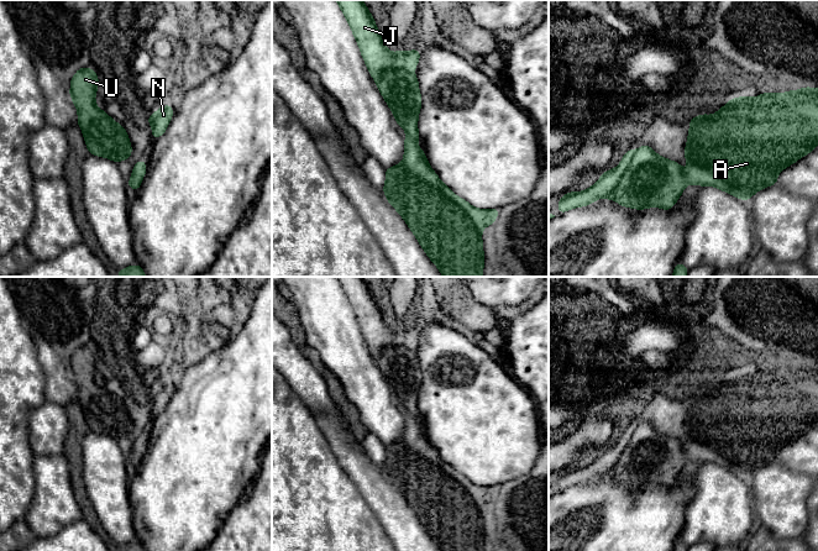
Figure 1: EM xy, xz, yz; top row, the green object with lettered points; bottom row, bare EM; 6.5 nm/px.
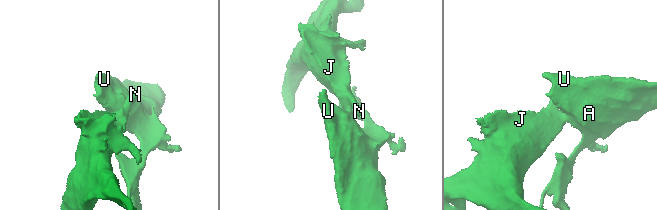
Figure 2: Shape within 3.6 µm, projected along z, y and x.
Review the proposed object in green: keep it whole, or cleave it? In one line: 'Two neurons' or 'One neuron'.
Two neurons

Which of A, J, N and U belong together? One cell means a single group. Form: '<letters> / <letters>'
A U / J N

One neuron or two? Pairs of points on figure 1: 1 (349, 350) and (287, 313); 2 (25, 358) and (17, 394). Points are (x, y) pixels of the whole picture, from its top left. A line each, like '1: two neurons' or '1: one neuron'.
1: two neurons
2: one neuron

